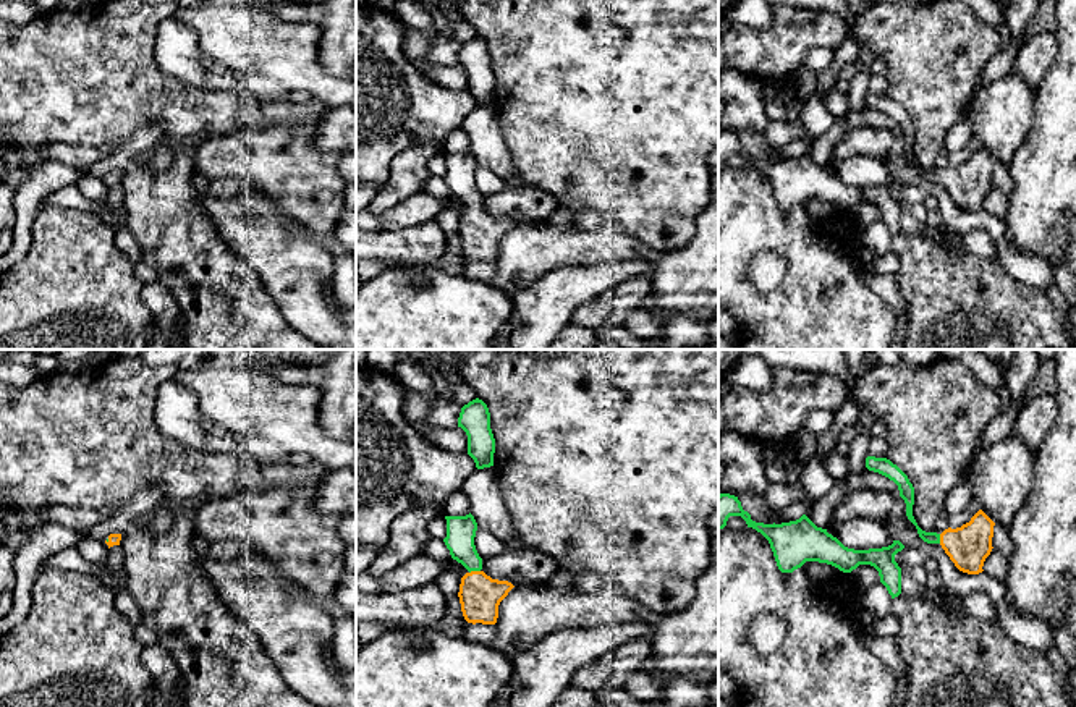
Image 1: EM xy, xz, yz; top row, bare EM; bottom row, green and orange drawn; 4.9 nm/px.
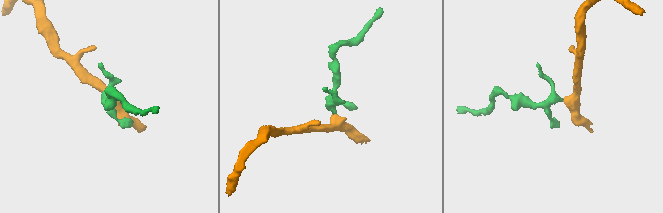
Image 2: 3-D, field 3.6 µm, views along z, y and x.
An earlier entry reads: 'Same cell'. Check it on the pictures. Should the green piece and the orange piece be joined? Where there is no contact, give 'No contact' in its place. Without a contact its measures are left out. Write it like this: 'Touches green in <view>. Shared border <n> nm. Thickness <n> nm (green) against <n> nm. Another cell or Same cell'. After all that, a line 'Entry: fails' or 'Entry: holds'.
Touches green in xz. Shared border 60 nm. Thickness 140 nm (green) against 200 nm. Same cell
Entry: holds

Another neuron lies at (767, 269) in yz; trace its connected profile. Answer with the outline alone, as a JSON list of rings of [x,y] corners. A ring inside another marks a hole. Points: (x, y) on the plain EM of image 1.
[[[772,251],[756,254],[749,265],[749,278],[756,291],[767,293],[775,290],[785,278],[786,262]]]

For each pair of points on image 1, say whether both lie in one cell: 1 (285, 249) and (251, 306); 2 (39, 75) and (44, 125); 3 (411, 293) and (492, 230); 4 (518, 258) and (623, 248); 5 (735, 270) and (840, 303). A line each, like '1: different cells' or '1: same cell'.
1: different cells
2: same cell
3: different cells
4: same cell
5: same cell

